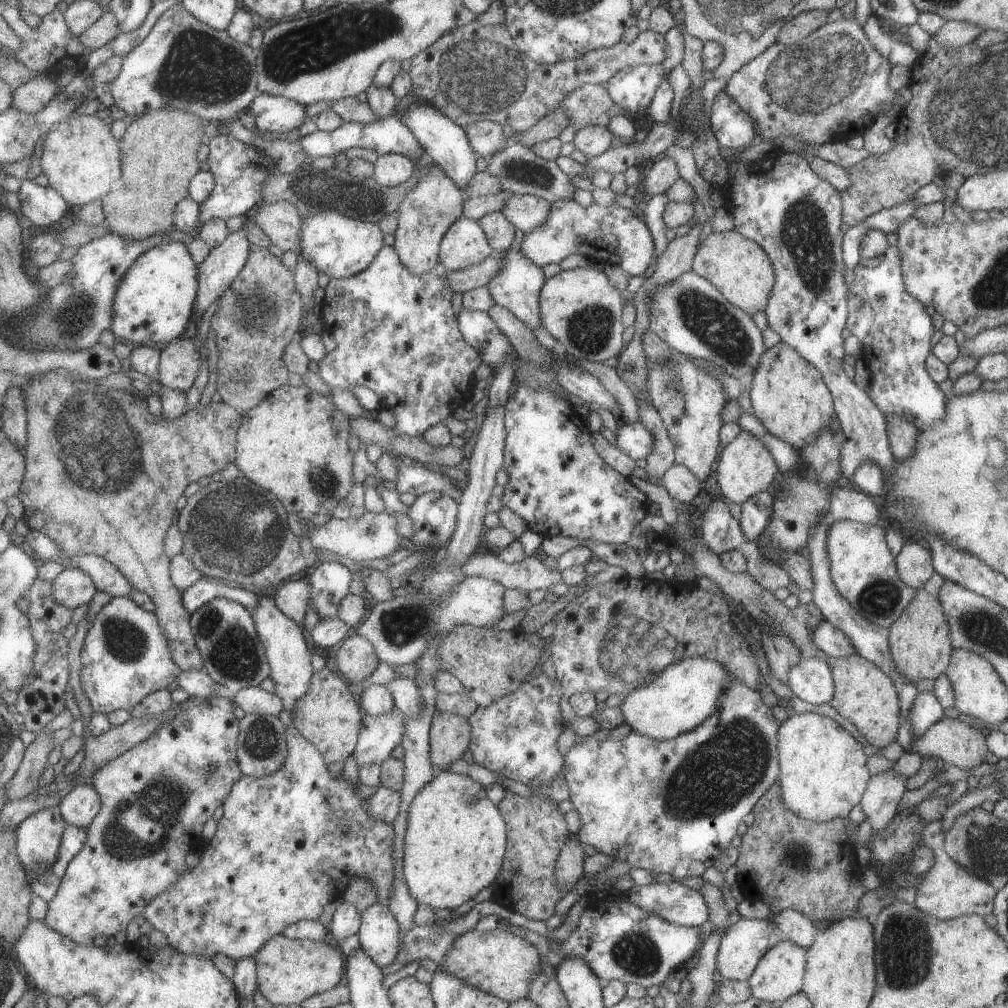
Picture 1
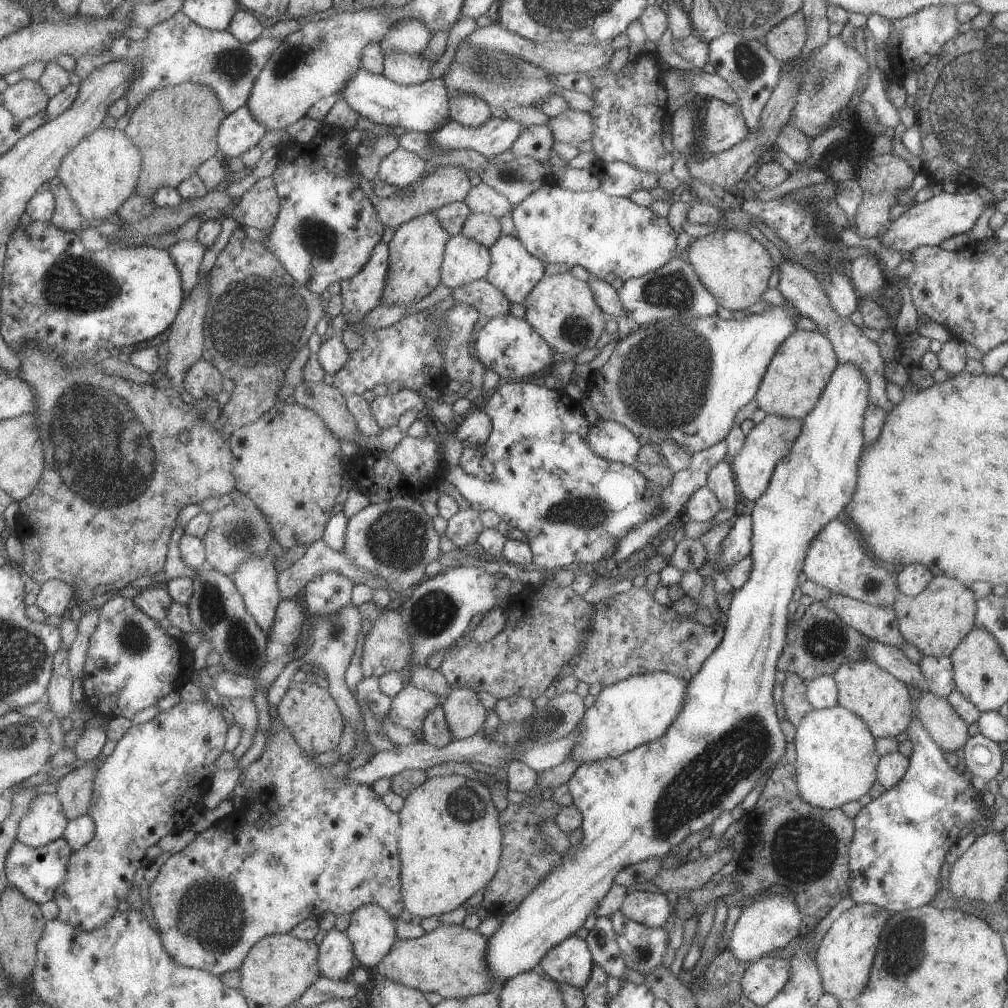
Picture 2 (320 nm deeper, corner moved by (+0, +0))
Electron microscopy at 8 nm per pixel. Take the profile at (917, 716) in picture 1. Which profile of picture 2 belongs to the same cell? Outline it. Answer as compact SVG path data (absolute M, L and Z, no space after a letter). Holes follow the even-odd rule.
M923 655L918 665L926 678L927 691L938 697L947 697L951 691L956 690L952 677L952 662L947 655Z

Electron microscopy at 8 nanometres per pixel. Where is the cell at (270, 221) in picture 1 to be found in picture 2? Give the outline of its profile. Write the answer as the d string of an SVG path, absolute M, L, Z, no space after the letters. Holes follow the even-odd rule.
M271 176L256 179L255 184L246 191L225 213L240 227L253 227L264 233L271 230L279 214L280 196L275 191Z

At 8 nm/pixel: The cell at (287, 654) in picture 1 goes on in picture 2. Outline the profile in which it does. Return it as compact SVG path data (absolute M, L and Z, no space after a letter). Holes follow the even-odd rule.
M251 556L233 573L233 585L241 594L246 612L265 635L271 632L275 608L281 601L277 570L272 560Z

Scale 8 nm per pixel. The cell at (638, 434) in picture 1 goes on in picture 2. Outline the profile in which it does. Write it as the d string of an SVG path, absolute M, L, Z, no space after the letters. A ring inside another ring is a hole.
M599 421L586 432L589 448L599 457L634 467L641 443L627 428L615 421Z

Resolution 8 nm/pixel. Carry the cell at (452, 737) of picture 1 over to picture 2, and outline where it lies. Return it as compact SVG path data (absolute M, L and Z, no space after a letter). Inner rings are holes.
M470 688L451 689L440 704L453 741L481 730L488 712L475 694Z

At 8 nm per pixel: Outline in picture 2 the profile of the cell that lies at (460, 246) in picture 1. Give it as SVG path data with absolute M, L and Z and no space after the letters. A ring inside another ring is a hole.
M461 234L450 236L443 250L440 283L449 289L484 279L490 268L488 248Z

